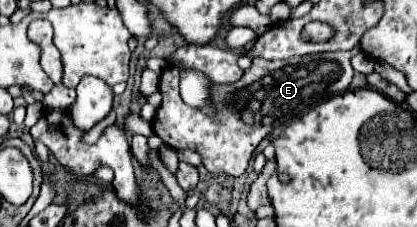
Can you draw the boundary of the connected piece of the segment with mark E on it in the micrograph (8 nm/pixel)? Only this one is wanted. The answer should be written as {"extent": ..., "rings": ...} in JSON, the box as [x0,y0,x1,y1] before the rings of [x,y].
{"extent":[152,46,360,176],"rings":[[[356,46],[352,52],[322,52],[308,56],[294,56],[290,60],[264,60],[252,56],[252,66],[244,70],[242,78],[232,84],[210,84],[210,104],[216,108],[214,116],[186,106],[180,96],[180,70],[176,66],[164,68],[160,76],[162,104],[156,110],[152,122],[154,132],[174,150],[194,150],[202,156],[202,164],[212,174],[240,176],[248,168],[256,146],[276,128],[280,122],[296,118],[306,108],[314,108],[348,90],[352,82],[350,58],[360,52]]]}

